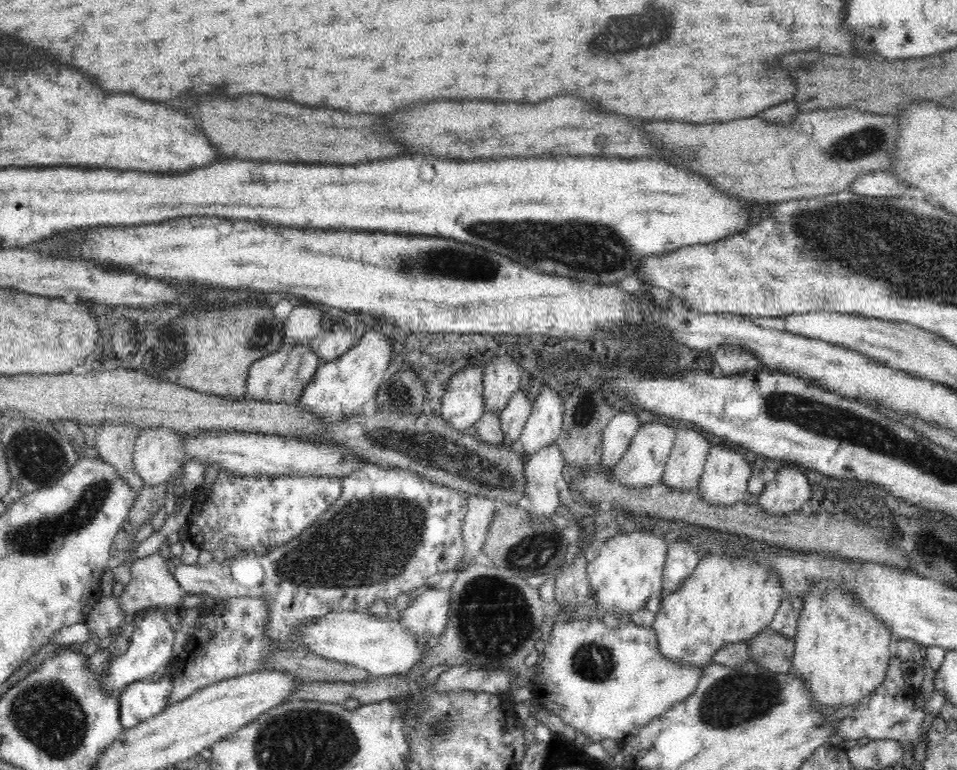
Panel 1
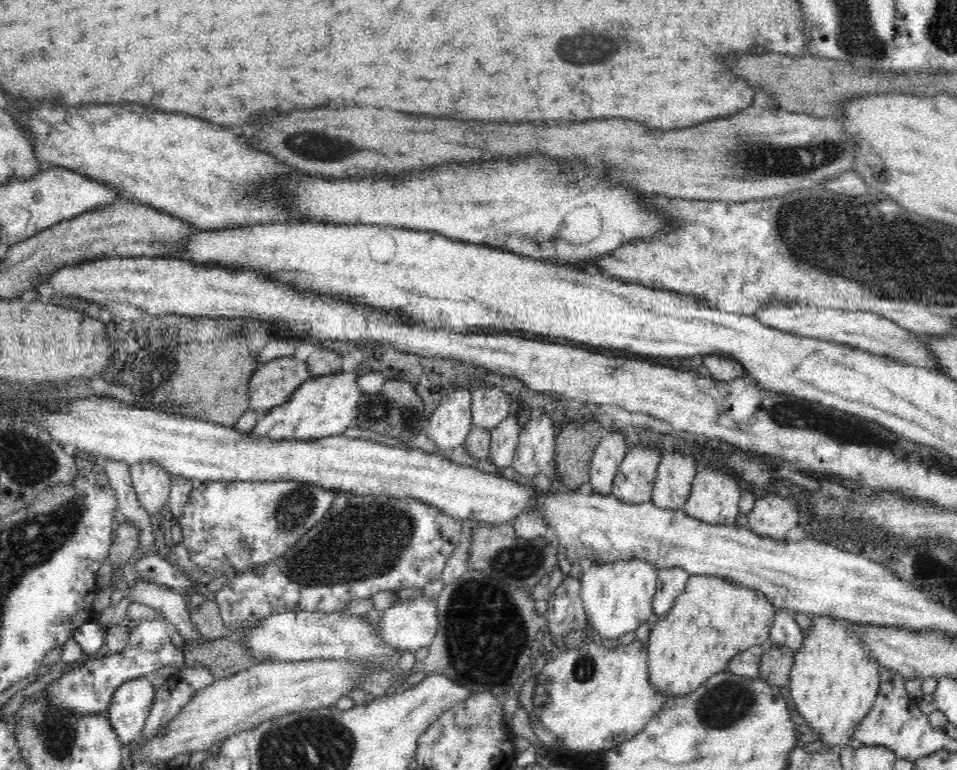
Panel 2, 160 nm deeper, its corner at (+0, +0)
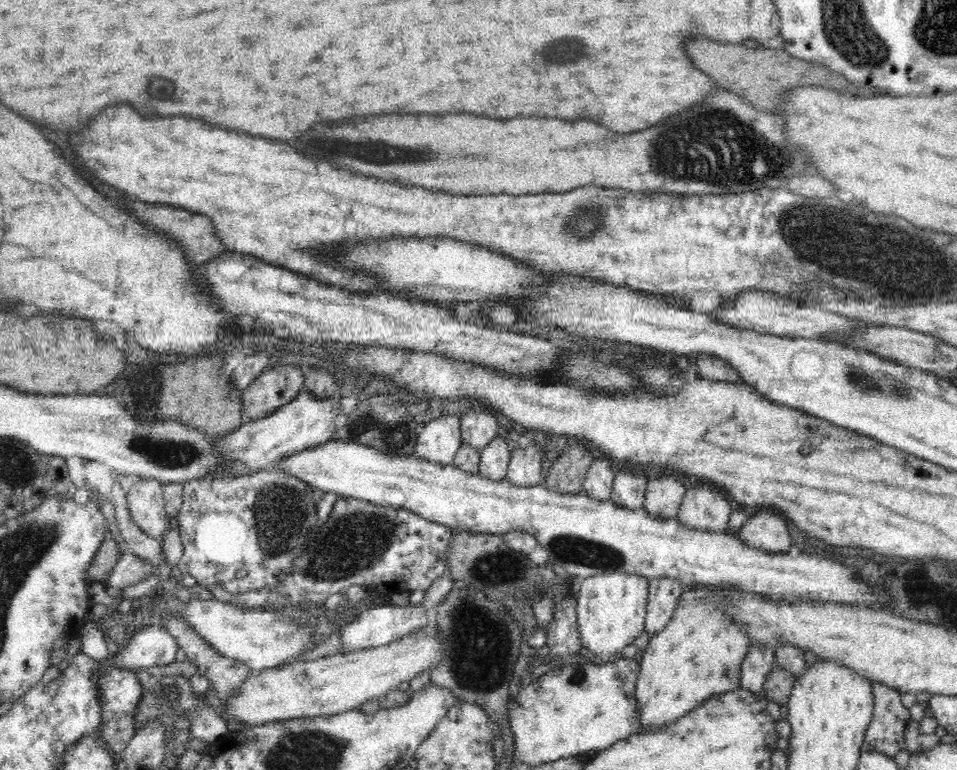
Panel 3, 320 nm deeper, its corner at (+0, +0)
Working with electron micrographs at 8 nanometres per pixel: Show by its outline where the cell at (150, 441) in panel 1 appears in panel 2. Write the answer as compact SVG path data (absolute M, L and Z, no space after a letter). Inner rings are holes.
M142 461L131 466L130 474L142 507L159 514L171 491L172 473L158 461Z

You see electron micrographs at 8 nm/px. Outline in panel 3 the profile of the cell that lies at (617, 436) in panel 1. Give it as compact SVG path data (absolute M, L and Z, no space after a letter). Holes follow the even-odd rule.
M610 458L594 460L592 466L588 467L583 492L588 493L592 498L607 501L611 498L615 476L614 462Z

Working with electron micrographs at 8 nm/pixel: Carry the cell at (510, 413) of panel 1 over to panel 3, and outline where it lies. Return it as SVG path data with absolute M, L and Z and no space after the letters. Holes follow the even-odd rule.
M496 436L492 442L480 450L480 454L479 472L484 477L491 478L494 481L506 477L511 460L510 455L512 454L506 438Z

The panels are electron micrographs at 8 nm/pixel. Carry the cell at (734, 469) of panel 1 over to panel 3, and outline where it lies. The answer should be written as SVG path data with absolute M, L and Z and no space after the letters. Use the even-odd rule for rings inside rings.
M712 484L690 486L679 506L678 518L698 530L724 531L730 524L732 504L724 492Z

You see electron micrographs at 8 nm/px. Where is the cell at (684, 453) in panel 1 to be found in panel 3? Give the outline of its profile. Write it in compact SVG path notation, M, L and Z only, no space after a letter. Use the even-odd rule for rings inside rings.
M660 474L649 480L643 506L653 515L676 517L685 494L686 484L680 478L674 474Z

